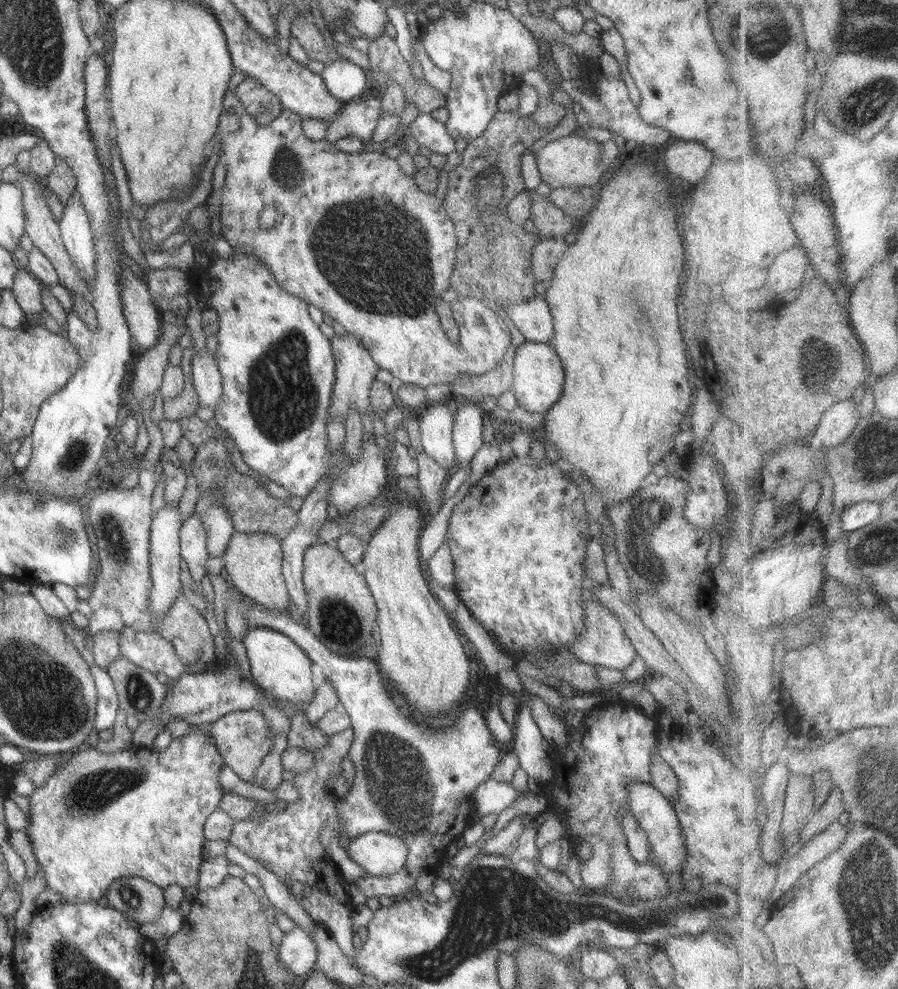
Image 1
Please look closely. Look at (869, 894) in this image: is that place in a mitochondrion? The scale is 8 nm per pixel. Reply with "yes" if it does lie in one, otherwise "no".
yes

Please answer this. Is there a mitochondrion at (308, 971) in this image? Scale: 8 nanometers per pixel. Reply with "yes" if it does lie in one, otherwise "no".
no

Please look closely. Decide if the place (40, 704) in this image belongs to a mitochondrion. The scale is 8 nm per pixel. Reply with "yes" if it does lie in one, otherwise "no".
yes

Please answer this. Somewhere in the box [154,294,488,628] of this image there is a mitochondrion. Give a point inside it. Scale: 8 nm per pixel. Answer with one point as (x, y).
(283, 398)

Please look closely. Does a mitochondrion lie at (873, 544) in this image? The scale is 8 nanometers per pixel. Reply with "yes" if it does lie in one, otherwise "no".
yes

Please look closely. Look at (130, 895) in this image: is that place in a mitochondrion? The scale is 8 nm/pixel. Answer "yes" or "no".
yes

